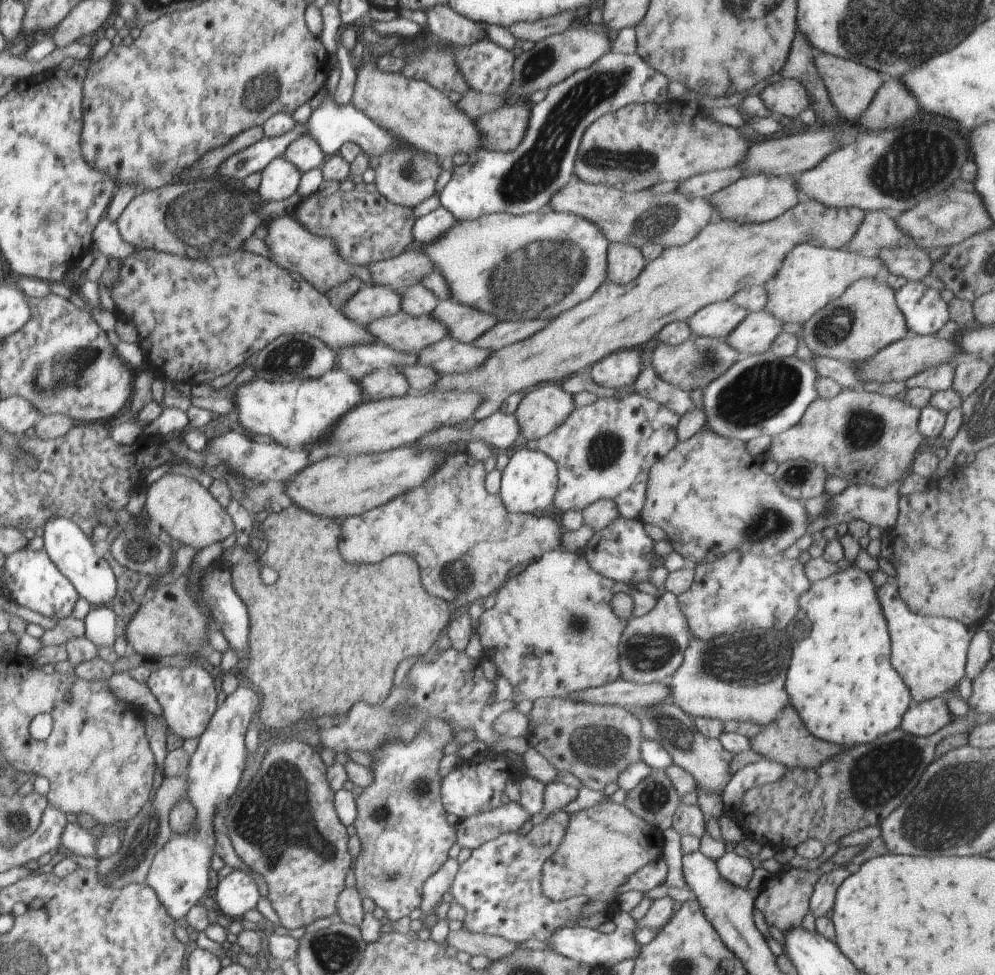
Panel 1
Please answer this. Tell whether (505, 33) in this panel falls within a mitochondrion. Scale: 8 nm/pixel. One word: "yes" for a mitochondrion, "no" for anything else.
no

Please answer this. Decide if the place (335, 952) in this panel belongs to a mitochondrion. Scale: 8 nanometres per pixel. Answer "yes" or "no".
yes

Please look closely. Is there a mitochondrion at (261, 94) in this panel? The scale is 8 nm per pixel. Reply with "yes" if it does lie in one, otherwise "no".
yes

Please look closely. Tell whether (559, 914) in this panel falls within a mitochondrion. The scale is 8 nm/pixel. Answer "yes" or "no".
no

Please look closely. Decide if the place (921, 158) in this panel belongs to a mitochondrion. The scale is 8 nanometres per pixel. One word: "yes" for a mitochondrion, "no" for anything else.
yes

